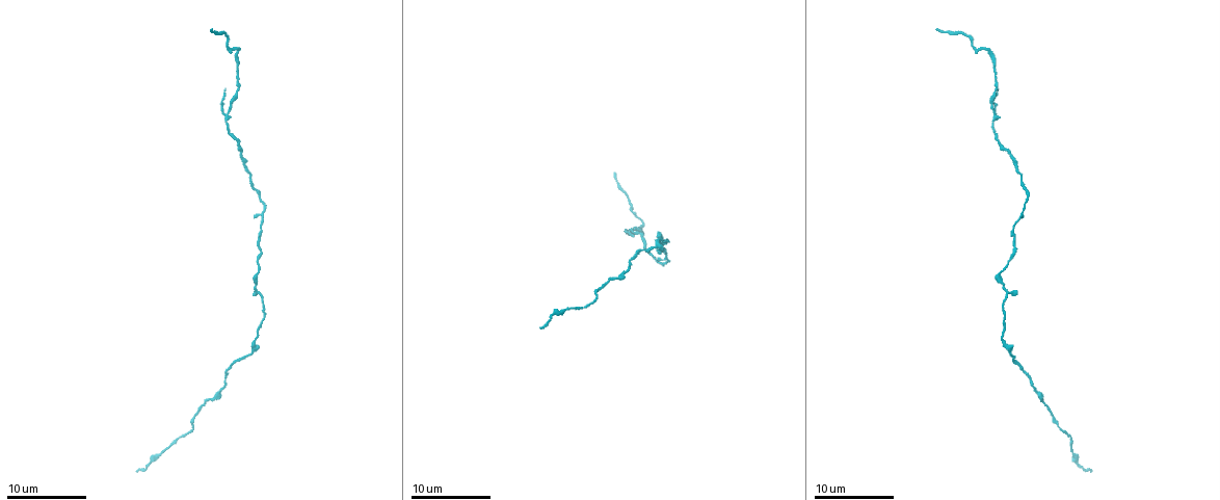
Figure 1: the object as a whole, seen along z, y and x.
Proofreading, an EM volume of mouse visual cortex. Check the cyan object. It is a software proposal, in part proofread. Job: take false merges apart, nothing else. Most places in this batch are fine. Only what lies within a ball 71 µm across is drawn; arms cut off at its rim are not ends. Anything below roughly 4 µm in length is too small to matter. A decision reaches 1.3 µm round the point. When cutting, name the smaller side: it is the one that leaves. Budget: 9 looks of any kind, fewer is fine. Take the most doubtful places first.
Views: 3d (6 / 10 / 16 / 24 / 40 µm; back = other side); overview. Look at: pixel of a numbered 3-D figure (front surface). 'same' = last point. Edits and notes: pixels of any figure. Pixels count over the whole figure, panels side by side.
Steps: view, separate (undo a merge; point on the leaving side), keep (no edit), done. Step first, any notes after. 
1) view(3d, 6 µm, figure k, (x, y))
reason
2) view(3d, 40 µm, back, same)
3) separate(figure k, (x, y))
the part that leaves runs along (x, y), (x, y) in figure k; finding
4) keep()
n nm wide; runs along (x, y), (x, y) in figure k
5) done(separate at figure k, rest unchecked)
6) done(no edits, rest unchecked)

view(3d, 6 µm, figure 1, (228, 109))
two arms at a narrow angle

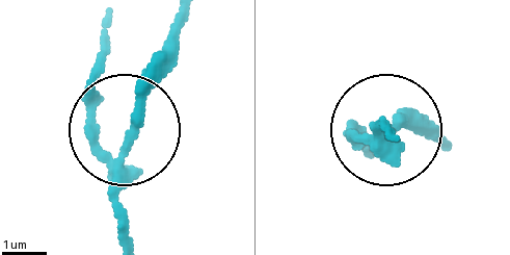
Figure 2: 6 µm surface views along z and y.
view(3d, 6 µm, back, figure 2, (128, 137))
other side

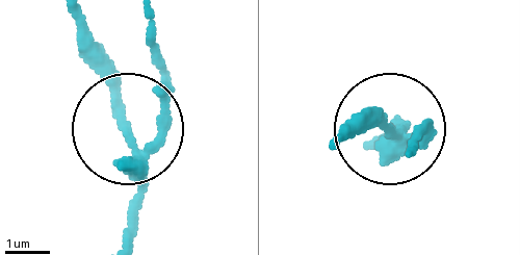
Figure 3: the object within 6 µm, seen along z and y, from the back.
separate(figure 3, (168, 111))
the part that leaves runs along (132, 167), (165, 92), (155, 25) in figure 3; a second neuron is stuck on

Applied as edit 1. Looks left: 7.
view(3d, 10 µm, figure 1, (1010, 350))
thick turns thin

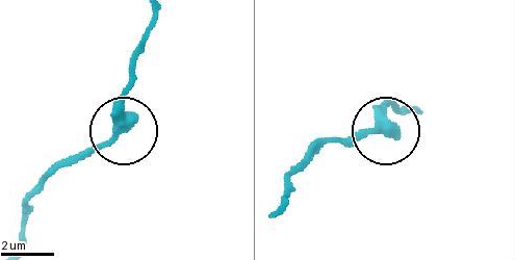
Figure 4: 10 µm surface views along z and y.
keep()
3 arms; runs along (414, 108), (394, 104), (385, 129), (334, 137), (315, 149) in figure 4; continuous, no second neuron

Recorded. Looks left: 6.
view(3d, 10 µm, figure 1, (1010, 255))

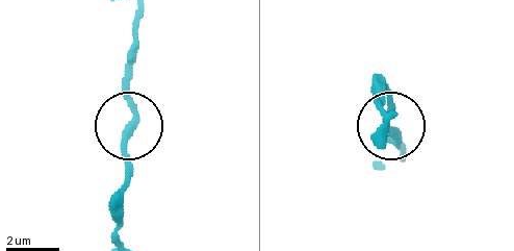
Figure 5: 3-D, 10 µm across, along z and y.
keep()
240 nm wide; runs along (392, 132), (386, 81) in figure 5; all the same neuron

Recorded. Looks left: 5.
view(3d, 10 µm, figure 1, (254, 290))
calibre changes

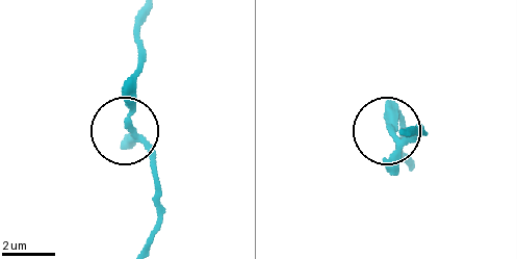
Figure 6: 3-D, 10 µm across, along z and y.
keep()
3 arms; runs along (140, 28), (130, 126), (161, 191) in figure 6; one neuron here

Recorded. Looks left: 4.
done(separate at figure 3, rest unchecked)

